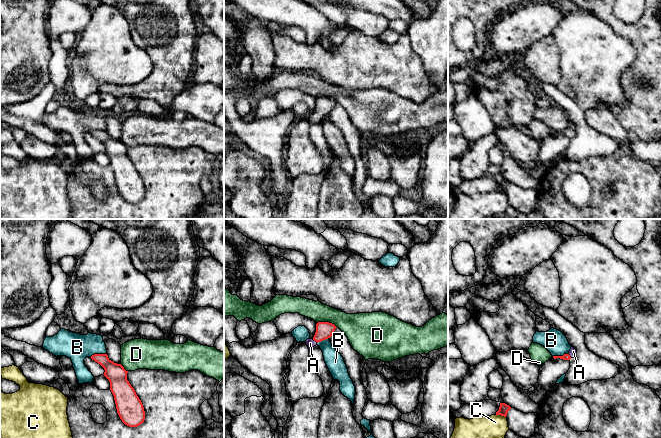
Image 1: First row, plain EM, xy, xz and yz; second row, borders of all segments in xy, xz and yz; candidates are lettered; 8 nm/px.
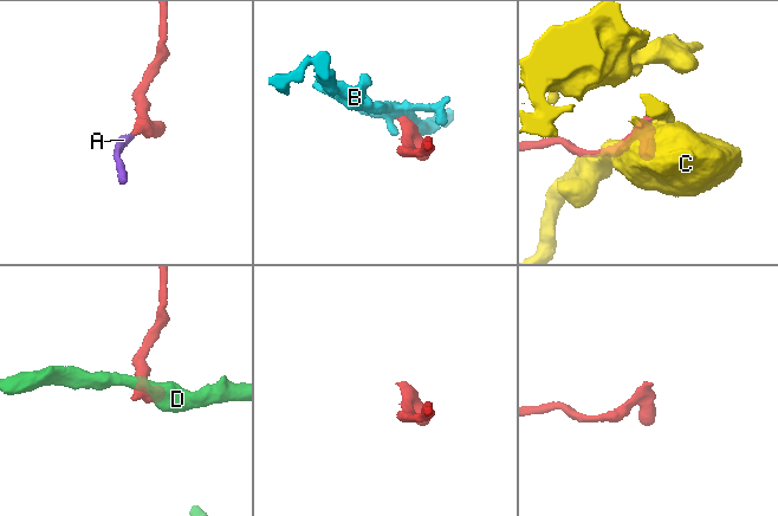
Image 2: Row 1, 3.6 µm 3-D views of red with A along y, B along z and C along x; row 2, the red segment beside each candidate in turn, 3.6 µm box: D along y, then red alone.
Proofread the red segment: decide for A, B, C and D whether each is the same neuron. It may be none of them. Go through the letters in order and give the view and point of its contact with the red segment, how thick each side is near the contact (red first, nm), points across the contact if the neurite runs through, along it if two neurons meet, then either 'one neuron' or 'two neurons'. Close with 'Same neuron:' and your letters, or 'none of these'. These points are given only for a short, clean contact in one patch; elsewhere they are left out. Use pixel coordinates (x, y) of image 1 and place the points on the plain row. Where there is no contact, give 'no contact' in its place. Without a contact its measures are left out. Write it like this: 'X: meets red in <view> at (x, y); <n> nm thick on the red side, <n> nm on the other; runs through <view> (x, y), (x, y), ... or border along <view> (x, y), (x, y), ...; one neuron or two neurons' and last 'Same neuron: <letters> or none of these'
A: meets red in xz at (315, 116); 140 nm thick on the red side, 70 nm on the other; runs through xz (324, 106), (315, 116), (310, 119); one neuron
B: meets red in xy at (98, 130); 160 nm thick on the red side, 220 nm on the other; border along xy (106, 129), (94, 129), (90, 132); two neurons
C: meets red in yz at (500, 190); 80 nm thick on the red side, 240 nm on the other; two neurons
D: meets red in xz at (327, 98); 140 nm thick on the red side, 220 nm on the other; border along xz (317, 98), (331, 98), (337, 103); two neurons
Same neuron: A

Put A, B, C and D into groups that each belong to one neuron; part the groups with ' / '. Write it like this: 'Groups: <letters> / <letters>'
Groups: A / B / C / D

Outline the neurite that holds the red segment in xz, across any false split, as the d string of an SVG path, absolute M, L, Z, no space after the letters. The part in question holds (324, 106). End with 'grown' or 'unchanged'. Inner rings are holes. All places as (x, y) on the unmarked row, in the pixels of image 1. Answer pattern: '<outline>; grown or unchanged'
M318 98L316 100L316 108L314 113L312 115L309 114L305 117L306 121L308 122L308 125L310 126L314 122L316 122L318 118L330 114L336 104L337 103L332 99Z; grown

